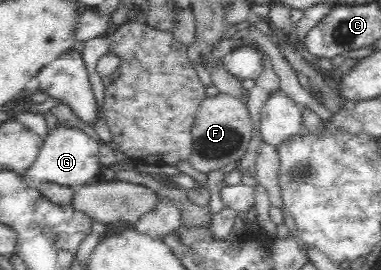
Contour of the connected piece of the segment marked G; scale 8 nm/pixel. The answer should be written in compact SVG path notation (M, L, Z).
M59 123L44 138L44 145L37 155L37 160L28 170L28 179L35 185L53 183L71 188L89 184L102 170L98 146L98 141L85 134L82 129L69 128Z

